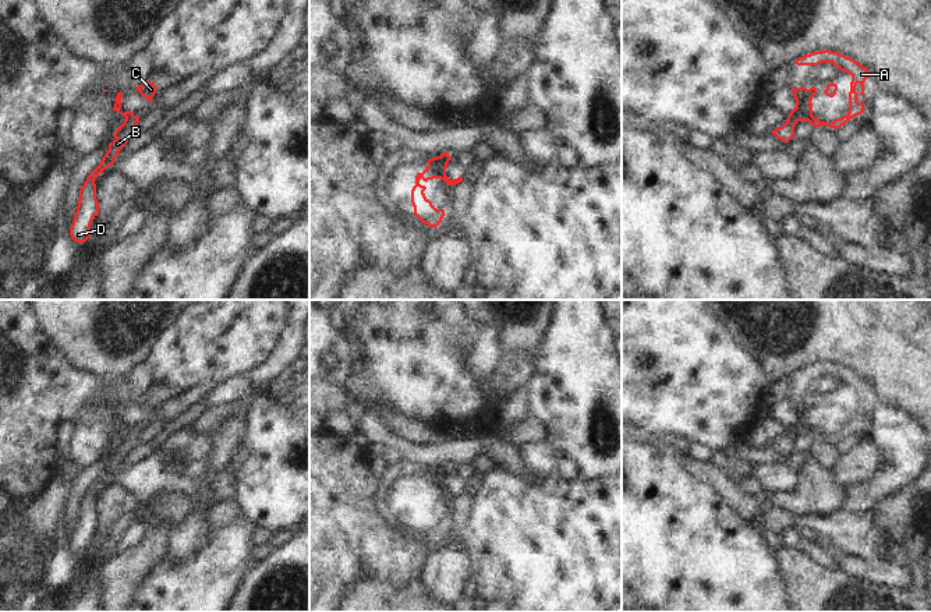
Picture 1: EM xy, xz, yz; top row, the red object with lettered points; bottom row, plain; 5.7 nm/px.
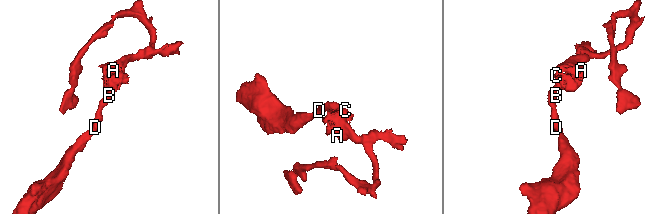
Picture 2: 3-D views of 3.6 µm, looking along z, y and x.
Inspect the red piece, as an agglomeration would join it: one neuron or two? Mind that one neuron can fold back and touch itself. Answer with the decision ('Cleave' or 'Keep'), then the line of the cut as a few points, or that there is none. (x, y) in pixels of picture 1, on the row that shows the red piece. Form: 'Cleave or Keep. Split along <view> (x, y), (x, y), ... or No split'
Cleave. Split along xy (133, 115), (126, 117)

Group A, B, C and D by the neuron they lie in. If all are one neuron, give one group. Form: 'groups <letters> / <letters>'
groups A C / B D

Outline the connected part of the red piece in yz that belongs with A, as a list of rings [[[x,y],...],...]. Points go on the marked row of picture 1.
[[[821,50],[813,52],[803,57],[799,57],[794,64],[797,66],[818,66],[821,63],[832,63],[840,71],[845,71],[852,75],[850,82],[850,92],[849,92],[849,112],[846,116],[840,118],[835,118],[832,123],[825,123],[813,116],[813,98],[817,93],[815,86],[810,89],[803,88],[793,88],[792,93],[796,99],[796,107],[790,110],[789,116],[793,117],[796,121],[808,121],[813,127],[829,125],[831,128],[840,128],[845,125],[850,118],[864,113],[865,103],[857,102],[857,92],[856,86],[861,85],[861,96],[864,98],[864,82],[871,75],[871,71],[856,60],[846,57],[838,52]]]

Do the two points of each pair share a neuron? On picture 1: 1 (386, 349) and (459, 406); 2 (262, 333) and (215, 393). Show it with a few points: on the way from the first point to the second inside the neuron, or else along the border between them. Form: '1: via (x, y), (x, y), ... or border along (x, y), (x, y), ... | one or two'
1: via (404, 365), (414, 375), (424, 375), (441, 388) | one
2: border along (247, 377), (227, 377), (216, 384) | two

